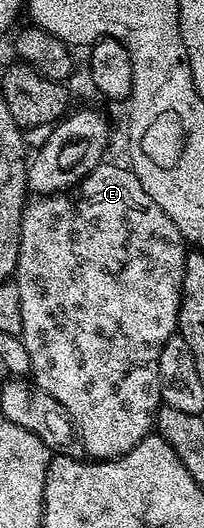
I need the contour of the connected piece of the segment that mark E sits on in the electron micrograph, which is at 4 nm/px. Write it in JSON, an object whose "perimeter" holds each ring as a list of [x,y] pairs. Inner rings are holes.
{"perimeter":[[[103,163],[96,166],[77,186],[73,195],[42,195],[31,200],[22,213],[22,234],[20,235],[20,255],[16,280],[20,287],[20,311],[24,311],[24,327],[21,339],[28,347],[30,372],[33,384],[45,391],[62,405],[65,414],[73,422],[76,436],[82,442],[85,456],[99,461],[109,461],[123,457],[132,447],[136,447],[145,437],[151,436],[156,425],[158,410],[163,404],[160,383],[158,382],[158,360],[160,351],[168,339],[175,336],[178,328],[178,312],[184,283],[184,263],[188,252],[187,242],[183,241],[176,223],[152,203],[148,191],[140,179],[129,168]]]}

